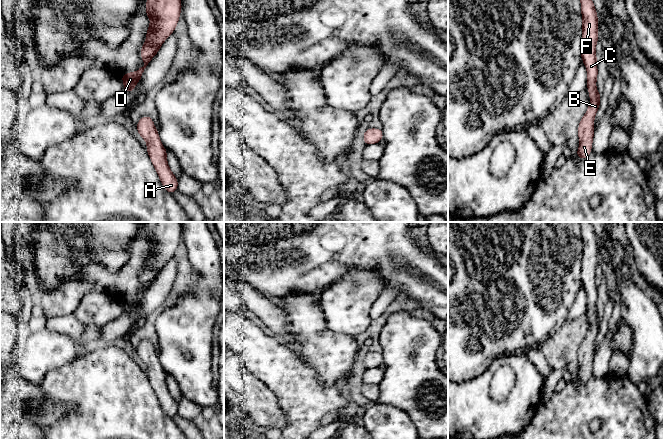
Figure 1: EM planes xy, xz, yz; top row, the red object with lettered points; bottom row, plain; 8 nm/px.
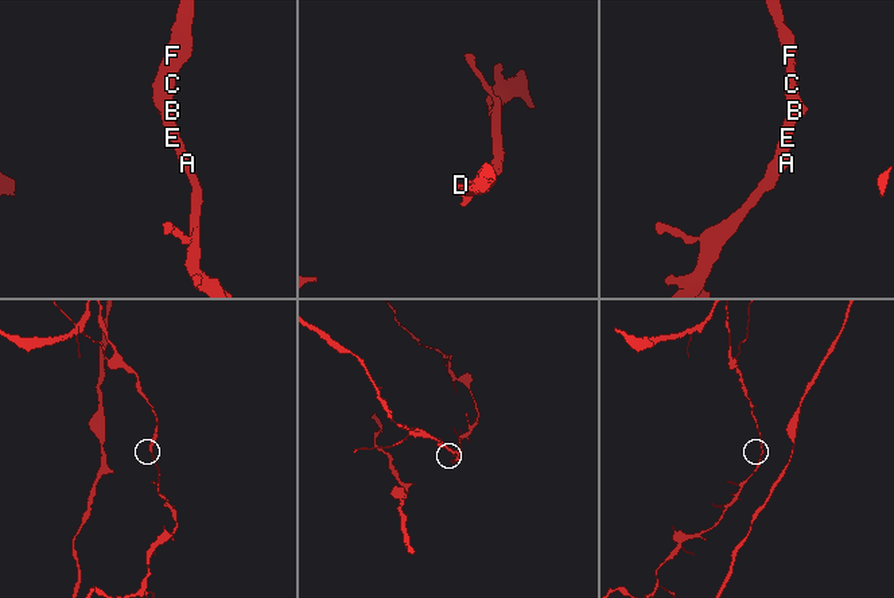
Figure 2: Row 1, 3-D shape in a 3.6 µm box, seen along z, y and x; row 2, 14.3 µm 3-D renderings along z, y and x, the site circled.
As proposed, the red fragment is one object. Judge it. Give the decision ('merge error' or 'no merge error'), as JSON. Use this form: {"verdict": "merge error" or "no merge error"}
{"verdict": "no merge error"}

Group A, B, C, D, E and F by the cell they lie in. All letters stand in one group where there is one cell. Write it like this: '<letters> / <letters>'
A B C D E F

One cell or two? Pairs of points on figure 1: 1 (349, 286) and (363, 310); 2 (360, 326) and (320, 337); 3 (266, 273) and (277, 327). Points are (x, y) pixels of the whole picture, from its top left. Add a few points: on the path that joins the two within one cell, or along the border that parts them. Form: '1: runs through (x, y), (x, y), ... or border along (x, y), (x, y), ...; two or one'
1: runs through (352, 292), (352, 299), (357, 304); one
2: border along (350, 333), (354, 336); two
3: border along (253, 287), (272, 301); two

